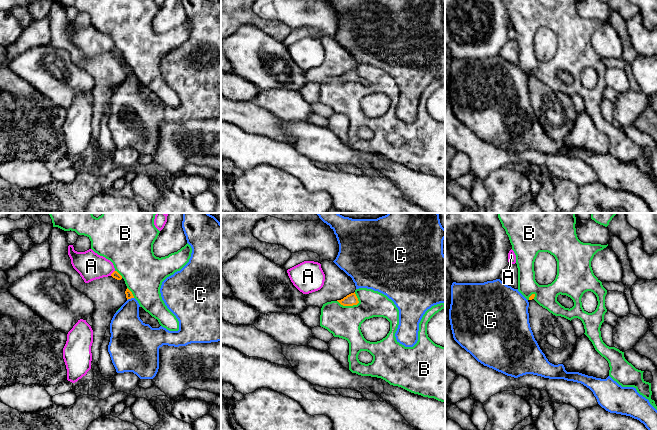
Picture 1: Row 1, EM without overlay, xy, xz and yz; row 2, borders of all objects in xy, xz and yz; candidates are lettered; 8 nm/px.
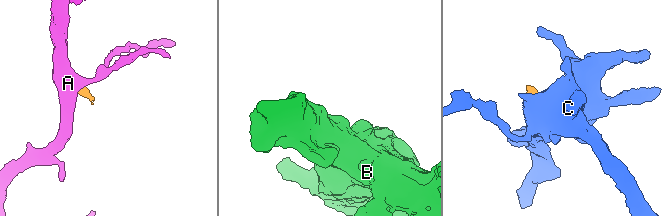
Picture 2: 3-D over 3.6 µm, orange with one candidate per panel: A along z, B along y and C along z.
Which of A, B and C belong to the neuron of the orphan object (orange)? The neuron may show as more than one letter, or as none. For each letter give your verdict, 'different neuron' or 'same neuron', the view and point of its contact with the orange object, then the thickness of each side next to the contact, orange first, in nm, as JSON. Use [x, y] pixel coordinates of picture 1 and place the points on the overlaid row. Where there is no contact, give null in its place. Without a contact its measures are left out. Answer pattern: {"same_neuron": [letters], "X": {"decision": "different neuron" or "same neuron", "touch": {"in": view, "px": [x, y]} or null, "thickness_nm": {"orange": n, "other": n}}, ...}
{"same_neuron": [], "A": {"decision": "different neuron", "touch": {"in": "xy", "px": [112, 273]}, "thickness_nm": {"orange": 60, "other": 220}}, "B": {"decision": "different neuron", "touch": {"in": "xz", "px": [348, 305]}, "thickness_nm": {"orange": 90, "other": 260}}, "C": {"decision": "different neuron", "touch": {"in": "xy", "px": [130, 298]}, "thickness_nm": {"orange": 60, "other": 280}}}

